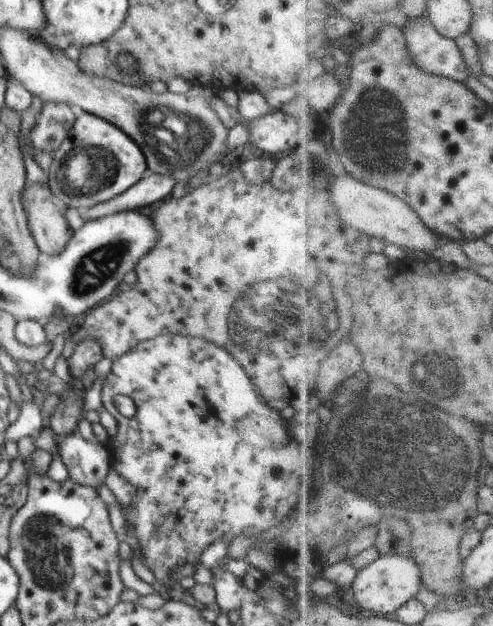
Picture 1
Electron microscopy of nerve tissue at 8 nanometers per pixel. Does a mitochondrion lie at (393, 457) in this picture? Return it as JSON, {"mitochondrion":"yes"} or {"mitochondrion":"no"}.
{"mitochondrion":"yes"}

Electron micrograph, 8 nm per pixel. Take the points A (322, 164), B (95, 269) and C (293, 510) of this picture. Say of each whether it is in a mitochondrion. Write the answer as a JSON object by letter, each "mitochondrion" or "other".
{"A":"mitochondrion","B":"mitochondrion","C":"other"}

